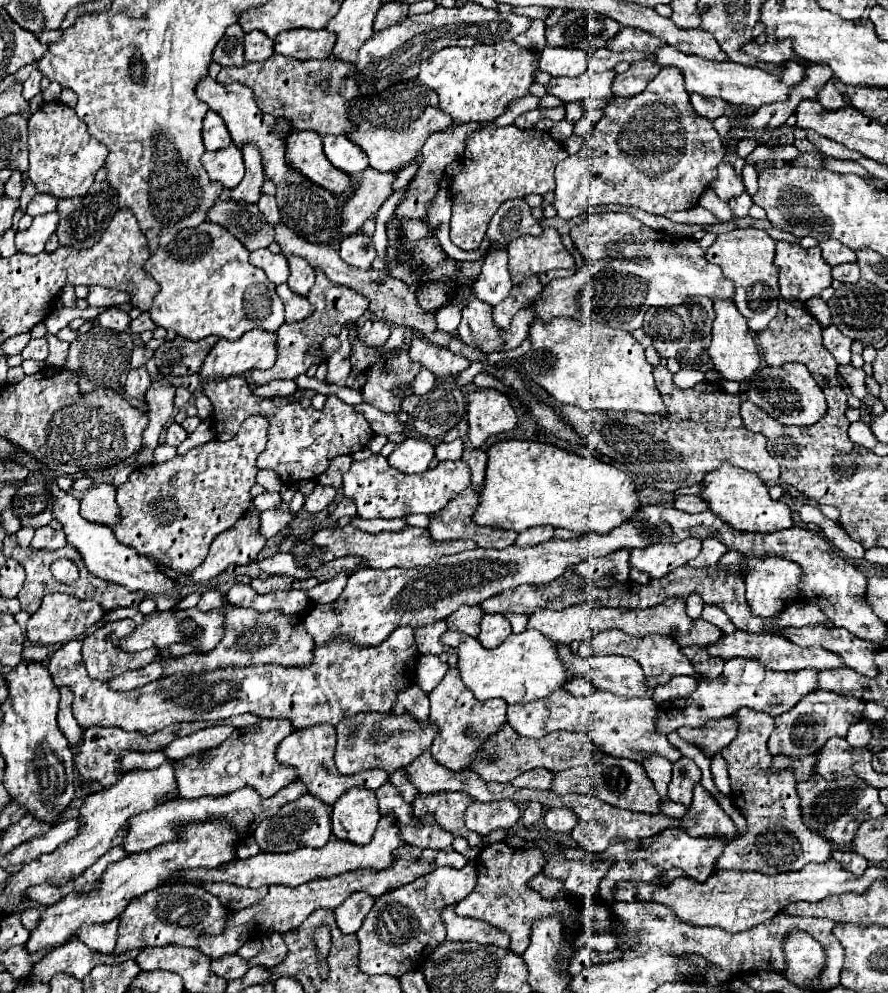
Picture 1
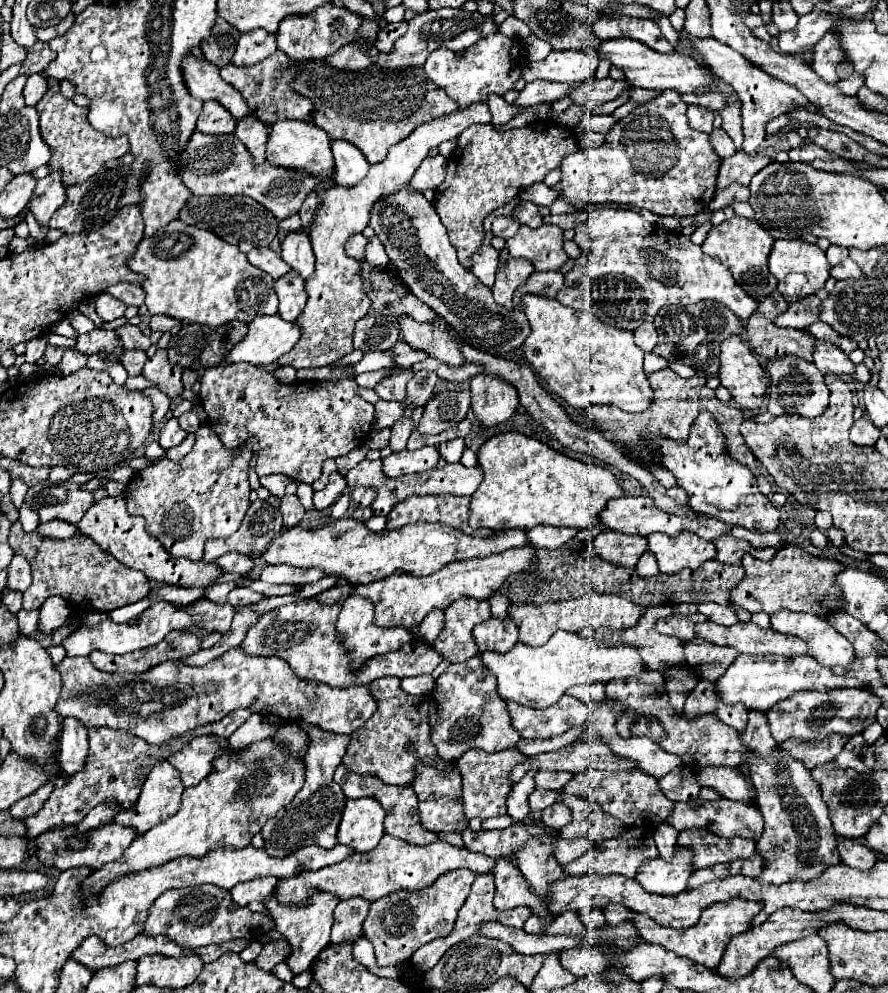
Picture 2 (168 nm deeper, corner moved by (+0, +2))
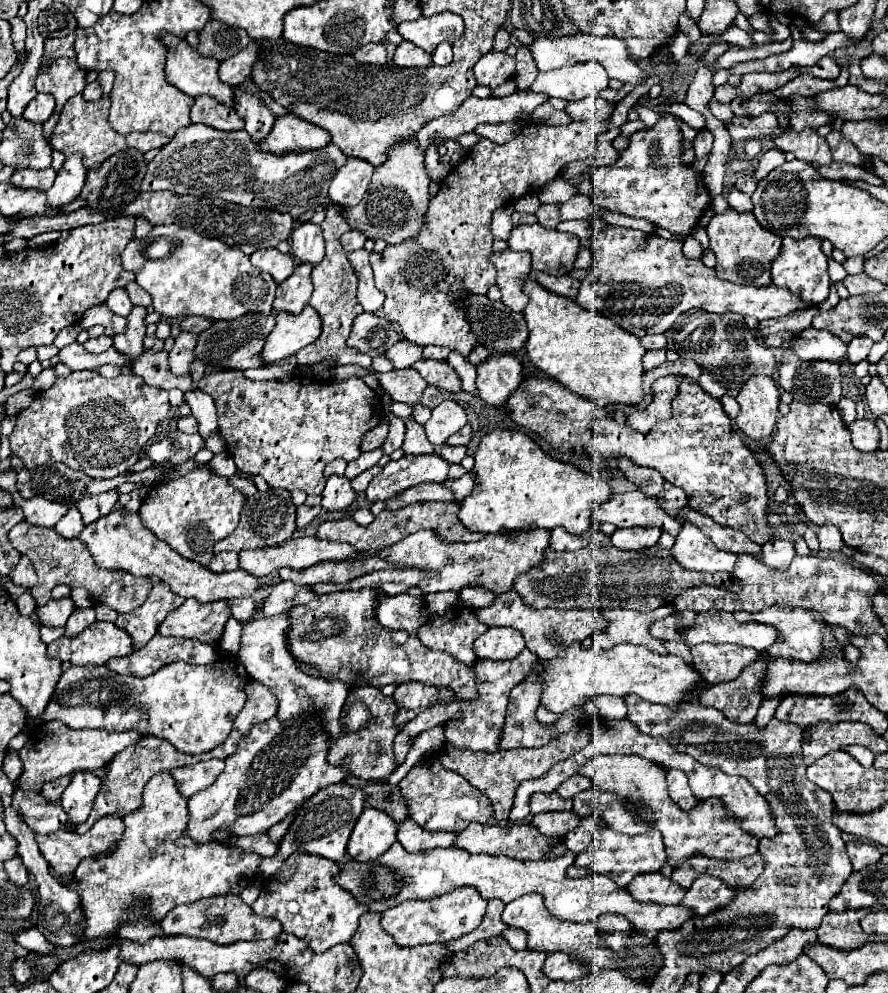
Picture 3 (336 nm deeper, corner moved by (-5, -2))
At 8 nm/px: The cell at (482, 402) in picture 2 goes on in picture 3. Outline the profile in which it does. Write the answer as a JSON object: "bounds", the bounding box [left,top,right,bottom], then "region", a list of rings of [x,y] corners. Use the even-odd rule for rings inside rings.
{"bounds":[477,353,521,407],"region":[[[507,353],[491,355],[477,367],[479,397],[491,407],[505,405],[521,381],[521,363]]]}

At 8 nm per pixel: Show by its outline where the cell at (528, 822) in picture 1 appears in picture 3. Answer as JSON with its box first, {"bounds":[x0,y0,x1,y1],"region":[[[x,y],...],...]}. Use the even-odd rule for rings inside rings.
{"bounds":[531,793,573,813],"region":[[[535,793],[531,795],[531,813],[543,813],[543,811],[569,811],[573,807],[571,799],[561,799],[555,793]]]}

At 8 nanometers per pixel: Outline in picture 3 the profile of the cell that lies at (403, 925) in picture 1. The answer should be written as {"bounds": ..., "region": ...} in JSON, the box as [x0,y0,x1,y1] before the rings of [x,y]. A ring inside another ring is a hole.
{"bounds":[381,885,487,947],"region":[[[465,885],[429,901],[407,901],[397,907],[391,907],[381,913],[383,915],[381,925],[395,939],[399,947],[445,943],[473,931],[481,923],[485,915],[485,907],[487,907],[487,901],[479,895],[479,891],[475,891],[475,887]]]}

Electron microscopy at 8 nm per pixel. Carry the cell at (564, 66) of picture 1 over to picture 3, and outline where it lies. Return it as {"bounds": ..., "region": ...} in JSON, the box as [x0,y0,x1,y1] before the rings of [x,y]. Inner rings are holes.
{"bounds":[529,63,609,101],"region":[[[575,63],[551,71],[537,73],[529,91],[547,93],[567,101],[579,101],[589,95],[599,95],[609,85],[609,77],[599,63]]]}

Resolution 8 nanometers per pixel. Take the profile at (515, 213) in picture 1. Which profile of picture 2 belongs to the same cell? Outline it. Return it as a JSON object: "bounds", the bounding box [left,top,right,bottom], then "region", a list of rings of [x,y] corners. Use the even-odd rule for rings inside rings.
{"bounds":[512,201,542,227],"region":[[[522,201],[514,211],[512,215],[522,223],[522,225],[528,225],[528,227],[540,227],[542,225],[542,215],[538,213],[538,207],[534,203],[528,203],[528,201]]]}

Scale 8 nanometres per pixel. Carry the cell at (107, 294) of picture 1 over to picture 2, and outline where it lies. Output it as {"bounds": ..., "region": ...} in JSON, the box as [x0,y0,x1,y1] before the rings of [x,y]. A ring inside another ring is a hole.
{"bounds":[108,283,146,307],"region":[[[118,283],[118,285],[108,287],[108,293],[124,301],[126,305],[136,305],[136,307],[144,303],[144,295],[146,295],[138,283]]]}

